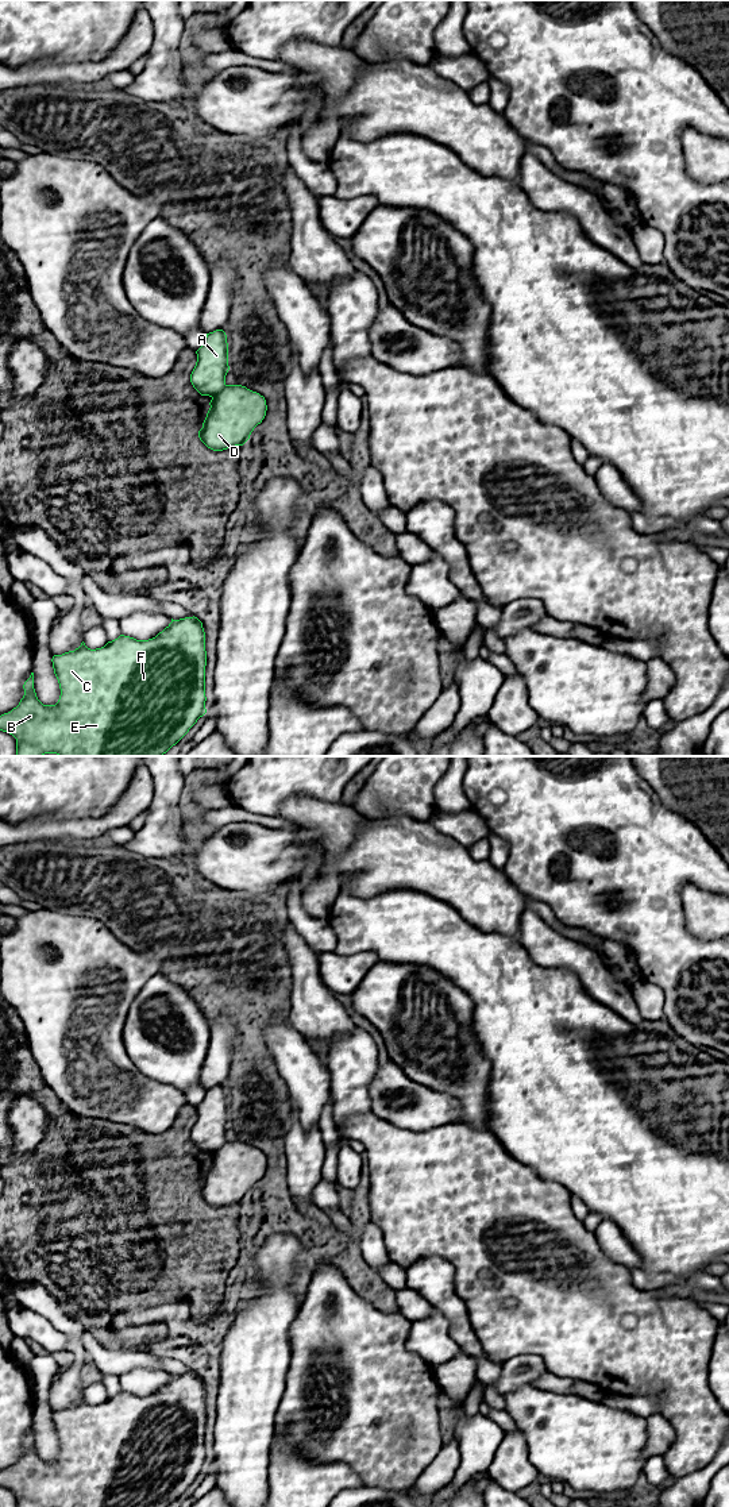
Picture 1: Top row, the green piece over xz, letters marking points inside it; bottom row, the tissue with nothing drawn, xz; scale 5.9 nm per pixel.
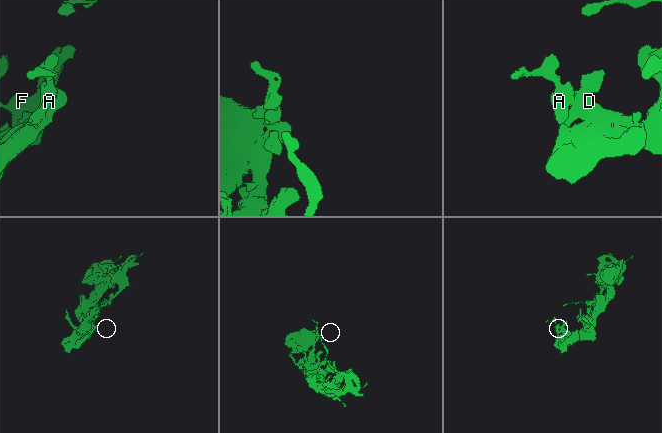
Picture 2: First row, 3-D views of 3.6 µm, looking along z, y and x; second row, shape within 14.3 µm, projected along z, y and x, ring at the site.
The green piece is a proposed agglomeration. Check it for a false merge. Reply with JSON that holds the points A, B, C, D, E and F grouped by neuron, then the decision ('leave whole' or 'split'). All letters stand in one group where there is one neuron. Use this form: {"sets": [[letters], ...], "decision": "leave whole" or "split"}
{"sets": [["A", "B", "C", "D", "E", "F"]], "decision": "leave whole"}

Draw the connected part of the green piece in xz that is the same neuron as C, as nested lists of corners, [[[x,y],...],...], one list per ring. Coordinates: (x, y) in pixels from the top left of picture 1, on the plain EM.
[[[194,1372],[171,1375],[162,1388],[148,1396],[120,1391],[96,1406],[82,1398],[74,1407],[54,1411],[51,1418],[61,1445],[58,1458],[43,1461],[38,1456],[31,1429],[19,1461],[0,1472],[0,1487],[16,1495],[16,1507],[169,1507],[207,1469],[205,1388]]]

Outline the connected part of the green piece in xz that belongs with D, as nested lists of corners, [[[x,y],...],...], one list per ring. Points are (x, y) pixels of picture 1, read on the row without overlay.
[[[223,1086],[207,1090],[196,1110],[190,1138],[201,1152],[212,1155],[198,1187],[200,1196],[213,1207],[243,1202],[266,1172],[265,1153],[246,1142],[225,1140],[230,1122],[227,1091]]]

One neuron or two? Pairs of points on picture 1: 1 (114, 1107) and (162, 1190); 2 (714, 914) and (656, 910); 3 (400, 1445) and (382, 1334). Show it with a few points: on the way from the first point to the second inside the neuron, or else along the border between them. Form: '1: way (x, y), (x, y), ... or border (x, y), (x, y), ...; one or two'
1: border (92, 1117), (126, 1124), (139, 1132), (153, 1134); two
2: border (687, 882), (681, 891), (685, 927), (702, 940); two
3: way (382, 1418), (382, 1361); one

